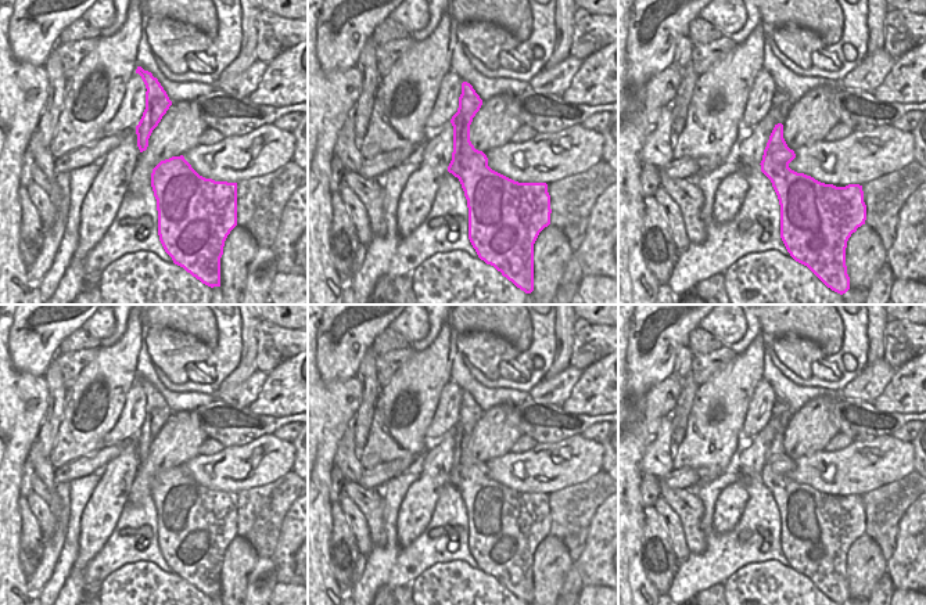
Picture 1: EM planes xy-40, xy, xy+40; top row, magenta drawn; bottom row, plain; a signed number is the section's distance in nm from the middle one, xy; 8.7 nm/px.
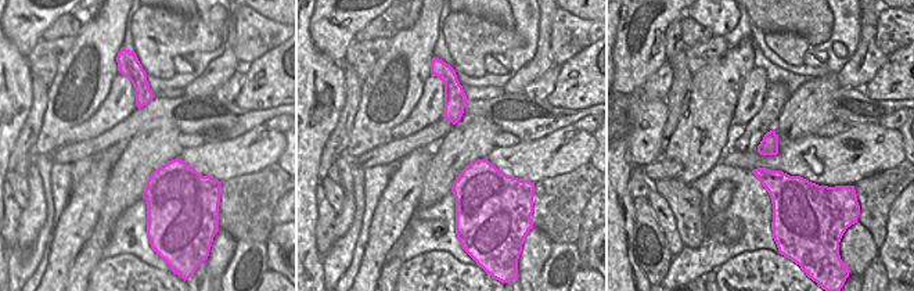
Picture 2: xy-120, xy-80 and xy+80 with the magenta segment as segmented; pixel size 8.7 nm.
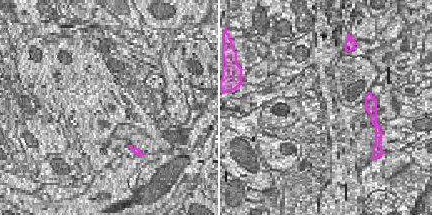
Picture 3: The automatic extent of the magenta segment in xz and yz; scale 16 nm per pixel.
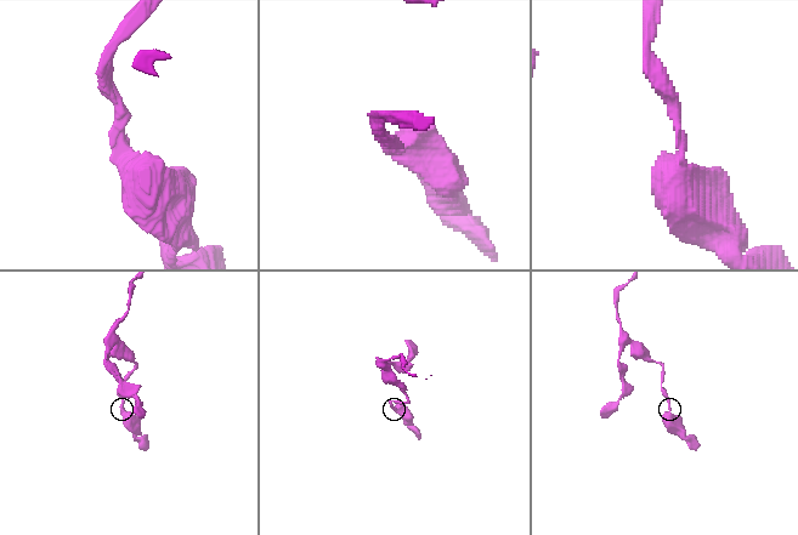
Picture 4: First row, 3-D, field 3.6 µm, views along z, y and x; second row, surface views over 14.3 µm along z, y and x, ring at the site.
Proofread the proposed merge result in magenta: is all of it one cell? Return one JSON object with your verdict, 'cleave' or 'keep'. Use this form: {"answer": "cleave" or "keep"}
{"answer": "keep"}

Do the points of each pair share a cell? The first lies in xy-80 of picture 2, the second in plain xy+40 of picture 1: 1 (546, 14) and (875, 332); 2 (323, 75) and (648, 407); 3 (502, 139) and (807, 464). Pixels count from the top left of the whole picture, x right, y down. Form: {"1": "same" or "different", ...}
{"1": "same", "2": "same", "3": "different"}

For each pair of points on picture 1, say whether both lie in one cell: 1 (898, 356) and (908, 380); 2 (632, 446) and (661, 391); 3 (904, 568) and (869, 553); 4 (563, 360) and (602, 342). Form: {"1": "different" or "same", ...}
{"1": "different", "2": "same", "3": "different", "4": "different"}

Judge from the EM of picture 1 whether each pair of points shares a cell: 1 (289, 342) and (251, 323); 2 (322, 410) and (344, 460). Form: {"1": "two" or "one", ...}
{"1": "two", "2": "two"}

